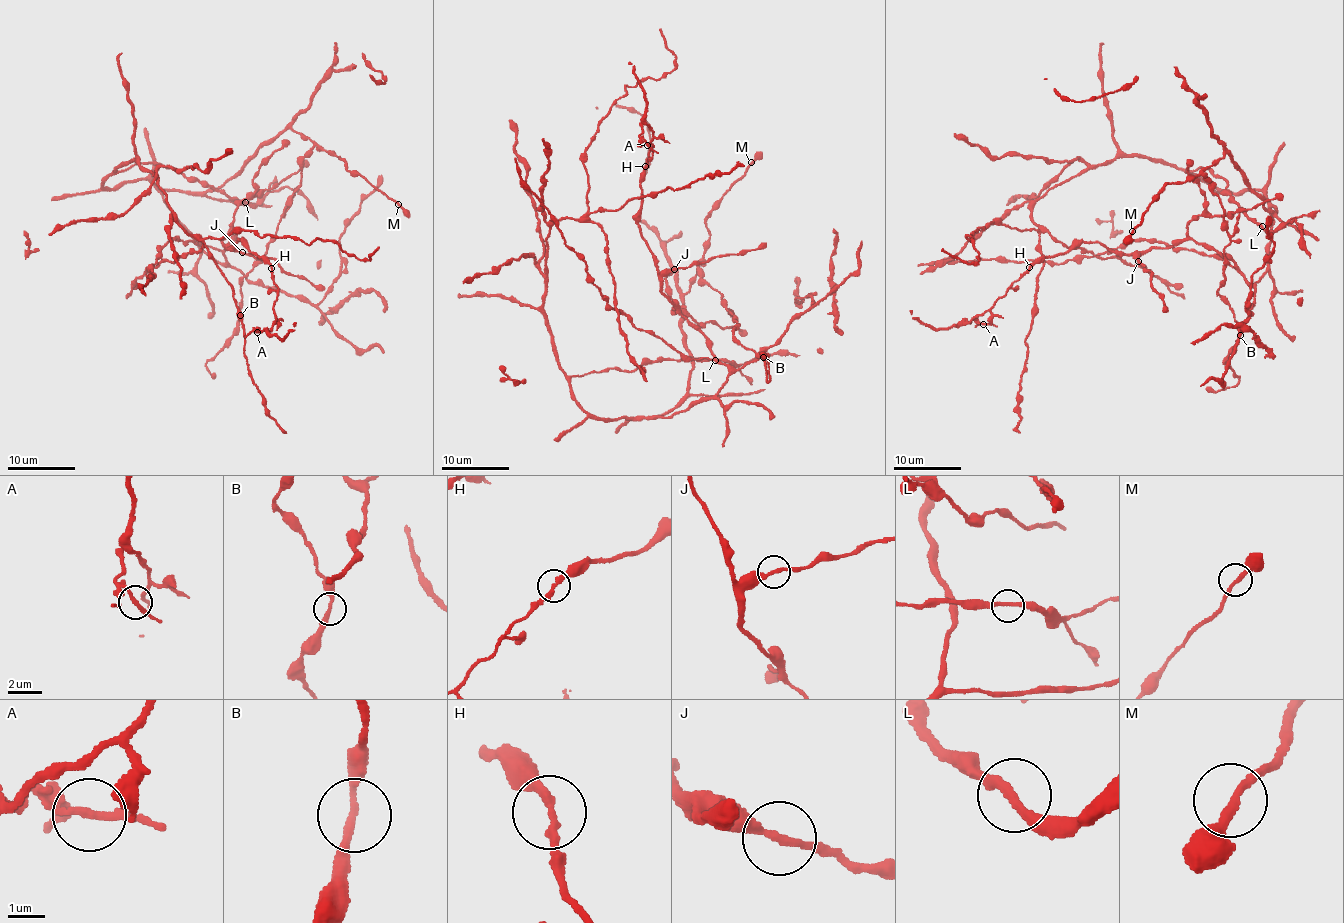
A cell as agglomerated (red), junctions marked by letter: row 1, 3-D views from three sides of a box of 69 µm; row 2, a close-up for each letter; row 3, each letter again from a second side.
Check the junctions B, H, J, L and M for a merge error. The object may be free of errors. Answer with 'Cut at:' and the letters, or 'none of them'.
Cut at: H

